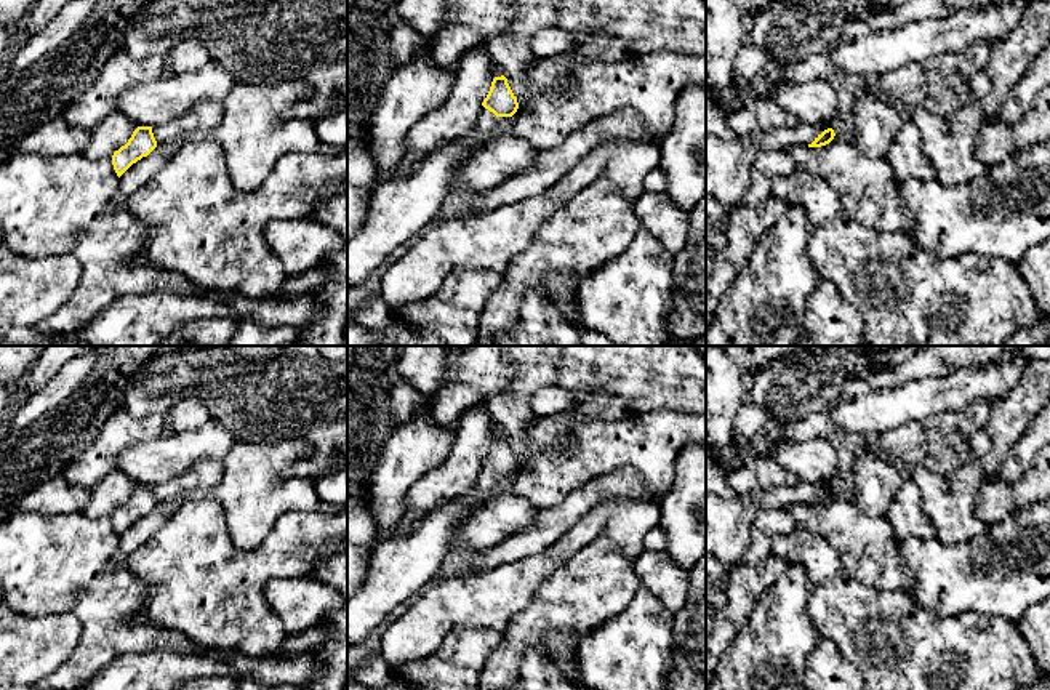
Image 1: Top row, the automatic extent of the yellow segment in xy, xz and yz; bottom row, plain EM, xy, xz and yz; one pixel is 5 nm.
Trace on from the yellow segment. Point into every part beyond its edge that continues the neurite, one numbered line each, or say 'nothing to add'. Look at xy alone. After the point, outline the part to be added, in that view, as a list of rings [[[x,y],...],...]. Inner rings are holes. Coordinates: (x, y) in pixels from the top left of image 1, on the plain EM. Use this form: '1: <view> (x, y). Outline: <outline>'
nothing to add

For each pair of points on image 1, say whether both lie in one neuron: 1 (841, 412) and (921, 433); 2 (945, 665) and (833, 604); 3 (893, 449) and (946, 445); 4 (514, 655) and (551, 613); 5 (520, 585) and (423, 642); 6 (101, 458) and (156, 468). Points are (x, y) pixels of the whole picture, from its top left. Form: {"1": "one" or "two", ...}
{"1": "two", "2": "one", "3": "one", "4": "one", "5": "one", "6": "two"}

